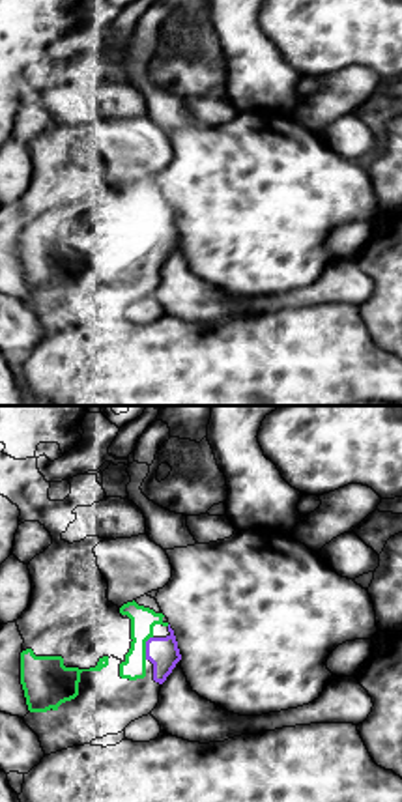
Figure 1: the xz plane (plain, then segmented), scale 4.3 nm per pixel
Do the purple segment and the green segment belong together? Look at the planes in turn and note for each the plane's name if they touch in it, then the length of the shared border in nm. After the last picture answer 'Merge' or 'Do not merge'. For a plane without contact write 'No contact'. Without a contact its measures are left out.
Touches purple in xz. Shared border 110 nm

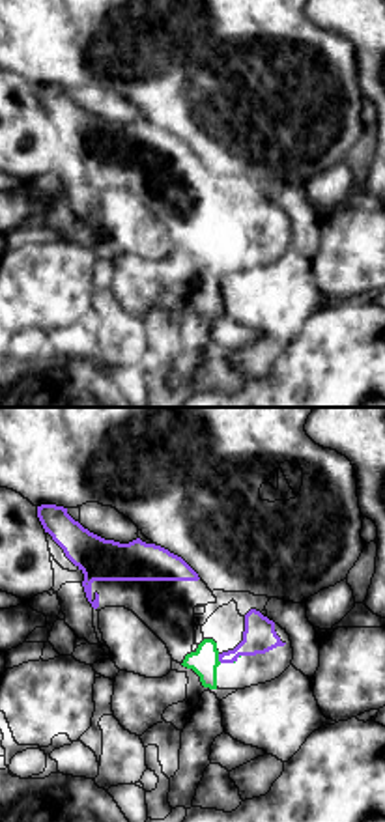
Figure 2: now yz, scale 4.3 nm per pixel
Touches purple in yz. Shared border 40 nm

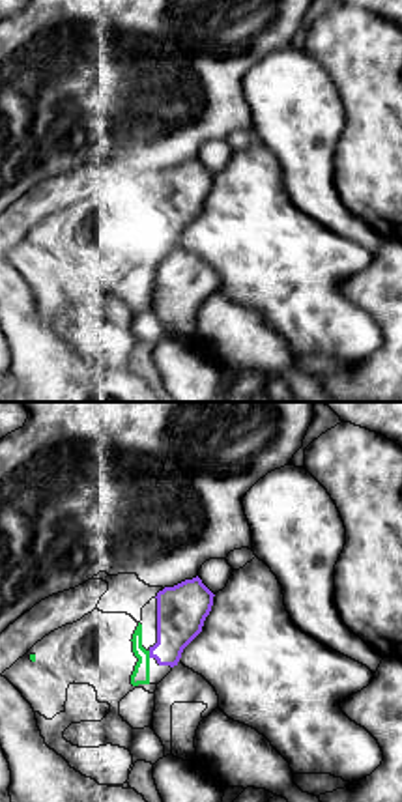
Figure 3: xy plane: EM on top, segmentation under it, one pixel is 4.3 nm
Touches purple in xy. Shared border 30 nm

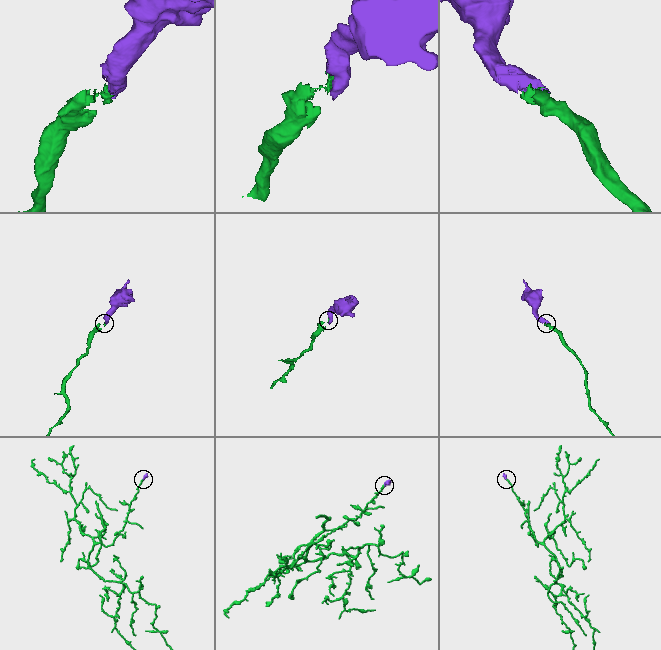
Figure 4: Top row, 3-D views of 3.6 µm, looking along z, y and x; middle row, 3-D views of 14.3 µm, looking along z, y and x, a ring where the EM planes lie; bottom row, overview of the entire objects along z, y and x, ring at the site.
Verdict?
Merge

